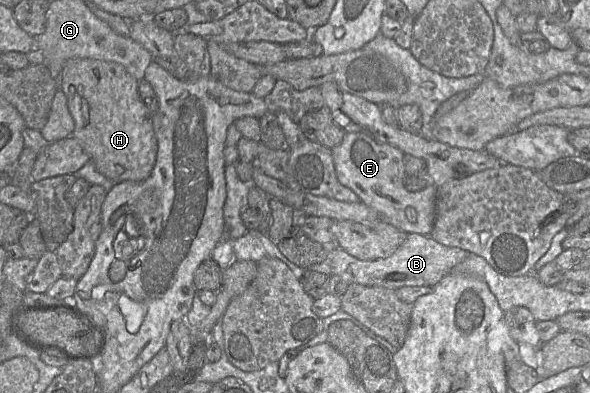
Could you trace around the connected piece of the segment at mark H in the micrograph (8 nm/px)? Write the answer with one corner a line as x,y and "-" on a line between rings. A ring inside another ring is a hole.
91,58
69,59
59,77
59,89
65,94
68,110
74,120
72,136
79,142
102,175
114,183
146,180
155,165
157,140
152,114
138,92
138,81
119,63

